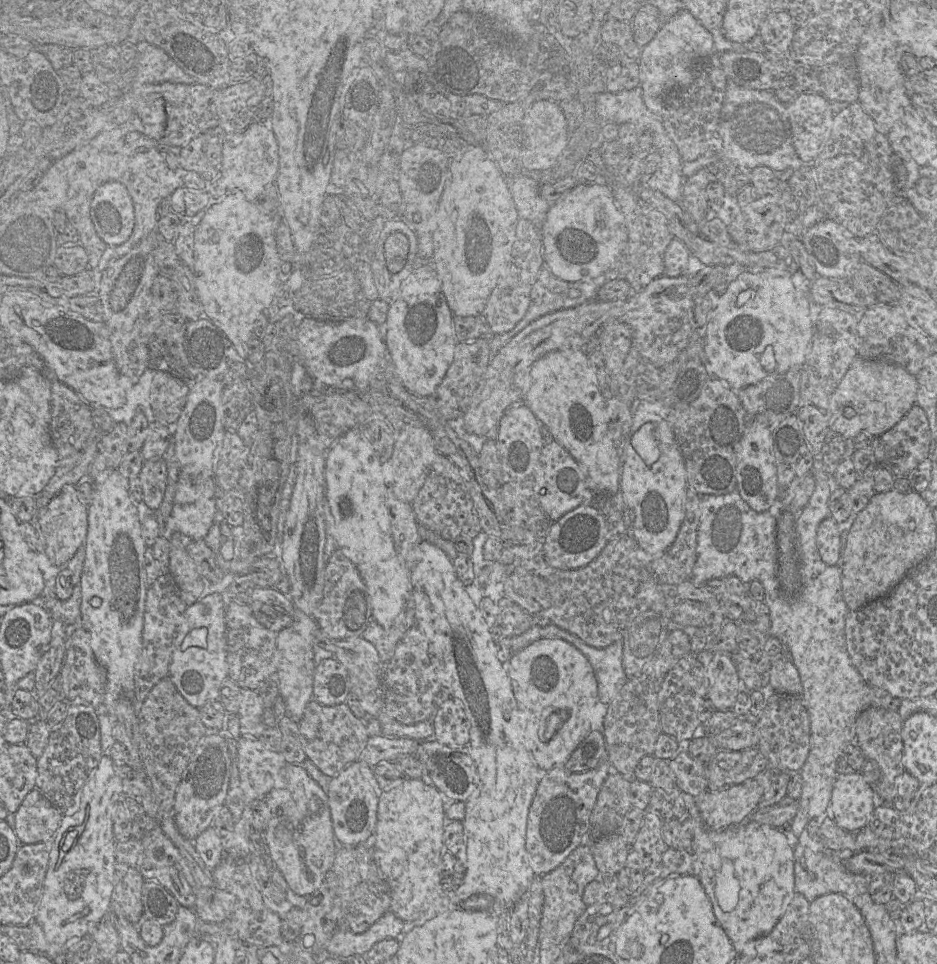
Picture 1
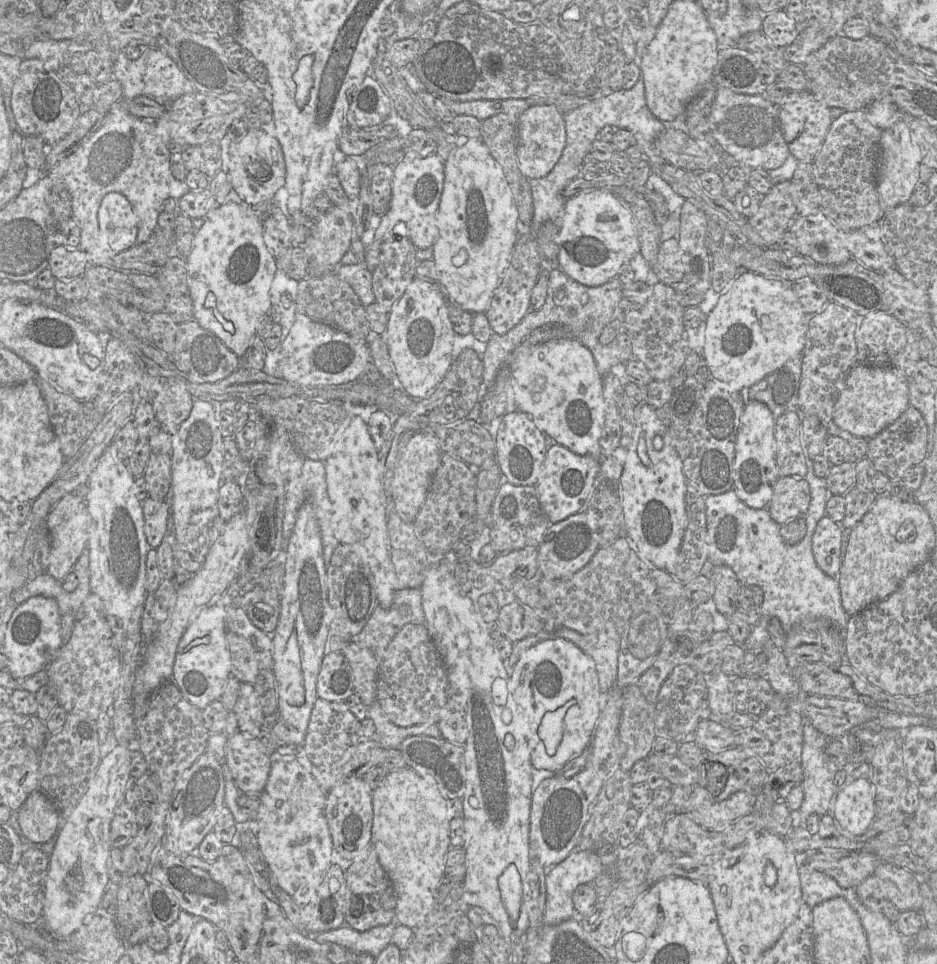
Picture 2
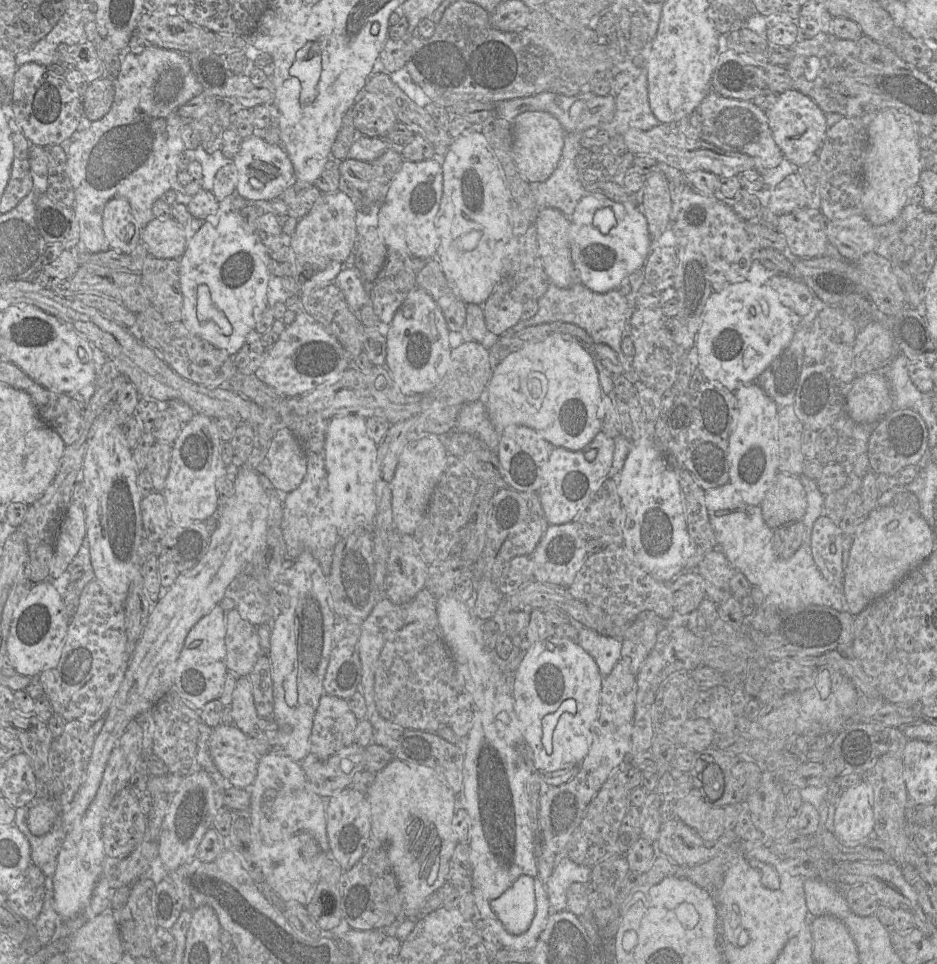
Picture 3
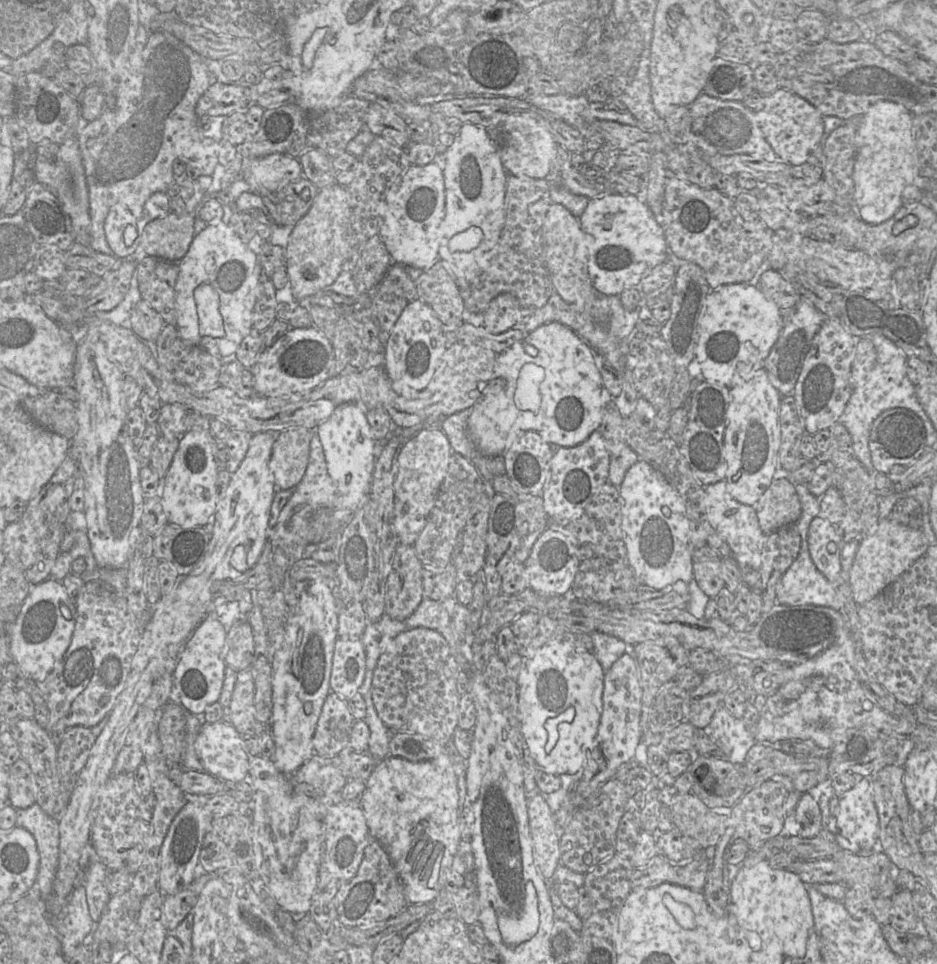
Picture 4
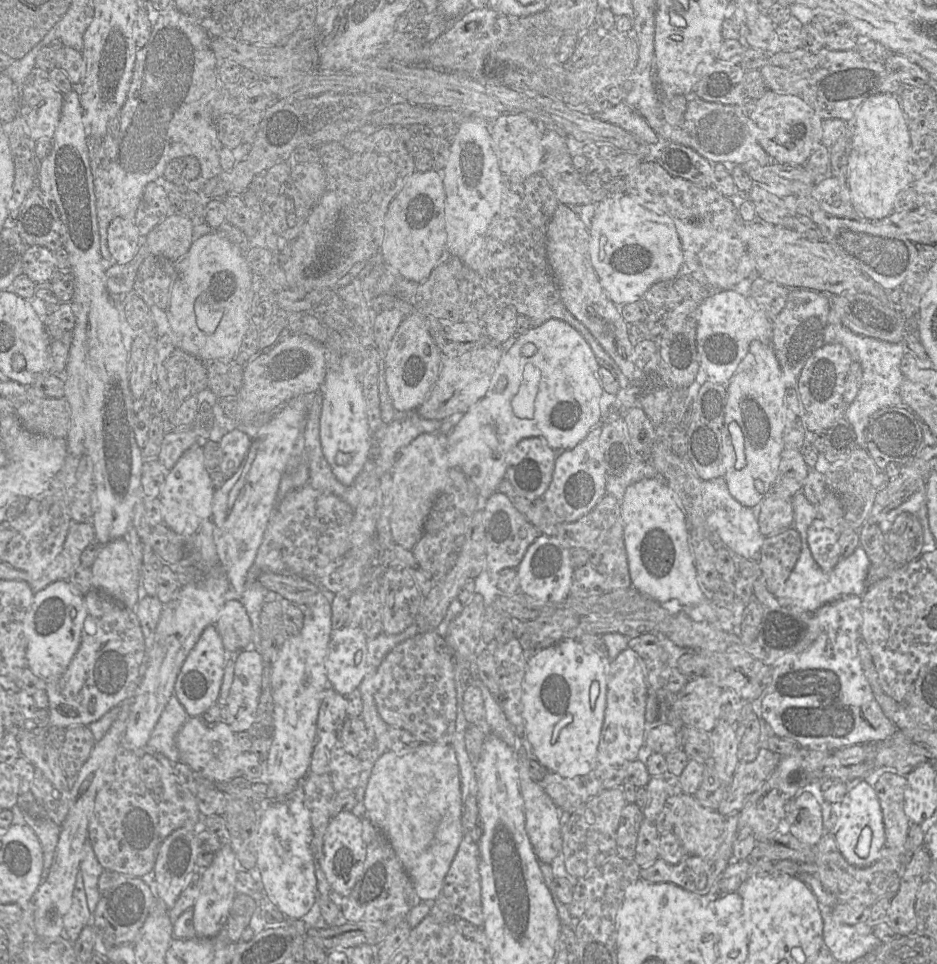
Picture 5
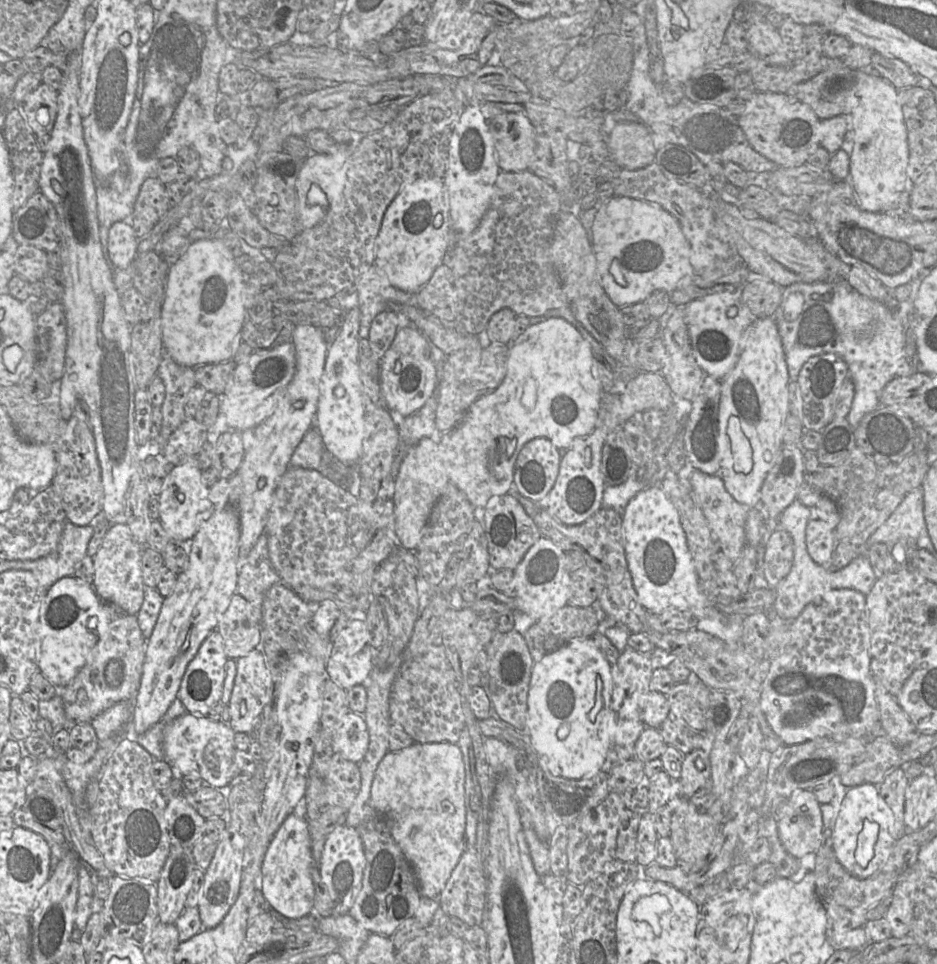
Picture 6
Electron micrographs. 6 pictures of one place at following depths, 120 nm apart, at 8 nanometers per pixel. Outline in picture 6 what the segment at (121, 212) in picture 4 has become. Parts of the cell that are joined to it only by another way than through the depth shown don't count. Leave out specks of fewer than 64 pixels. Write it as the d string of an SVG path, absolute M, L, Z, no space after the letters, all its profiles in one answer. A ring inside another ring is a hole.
M129 221L114 223L108 235L109 257L117 269L129 267L138 255L139 238Z

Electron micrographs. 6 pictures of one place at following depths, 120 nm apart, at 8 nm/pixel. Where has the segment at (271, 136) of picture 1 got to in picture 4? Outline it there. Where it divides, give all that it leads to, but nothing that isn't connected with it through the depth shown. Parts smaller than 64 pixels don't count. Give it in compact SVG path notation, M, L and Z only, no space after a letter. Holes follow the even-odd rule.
M271 154L254 159L247 163L247 169L243 172L243 179L250 186L250 192L271 191L276 192L288 183L303 176L302 167L296 157L286 154Z

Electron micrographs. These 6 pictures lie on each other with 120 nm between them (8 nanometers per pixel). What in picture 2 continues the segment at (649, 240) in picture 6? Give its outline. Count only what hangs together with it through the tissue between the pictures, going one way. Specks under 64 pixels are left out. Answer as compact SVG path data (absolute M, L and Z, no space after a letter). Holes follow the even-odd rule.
M587 189L565 200L556 236L557 263L581 285L597 287L618 276L630 259L640 252L631 212L608 190Z

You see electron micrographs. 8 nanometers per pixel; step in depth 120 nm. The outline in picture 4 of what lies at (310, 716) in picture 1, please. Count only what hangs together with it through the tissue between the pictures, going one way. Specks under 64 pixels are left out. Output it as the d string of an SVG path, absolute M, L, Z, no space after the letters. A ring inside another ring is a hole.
M330 691L313 735L314 753L322 757L333 757L347 751L355 721L347 699Z

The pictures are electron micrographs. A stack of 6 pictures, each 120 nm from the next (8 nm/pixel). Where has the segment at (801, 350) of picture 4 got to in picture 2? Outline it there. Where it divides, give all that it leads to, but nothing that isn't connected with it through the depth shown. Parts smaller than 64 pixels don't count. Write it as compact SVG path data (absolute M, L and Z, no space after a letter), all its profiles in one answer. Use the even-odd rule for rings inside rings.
M802 355L787 360L777 370L751 386L746 393L747 400L766 404L775 418L789 411L797 411L801 362Z

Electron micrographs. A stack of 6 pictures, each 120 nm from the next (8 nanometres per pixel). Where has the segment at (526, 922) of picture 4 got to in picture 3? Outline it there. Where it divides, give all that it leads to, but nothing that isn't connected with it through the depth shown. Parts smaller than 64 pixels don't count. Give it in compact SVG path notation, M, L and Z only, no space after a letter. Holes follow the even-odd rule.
M521 875L491 907L502 922L504 928L513 935L523 934L528 930L535 916L534 879Z

